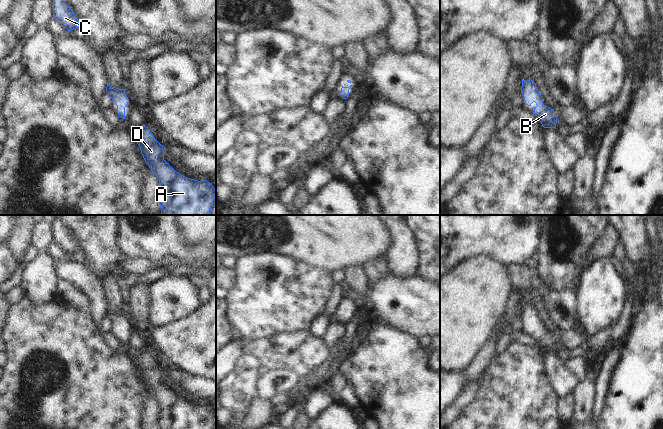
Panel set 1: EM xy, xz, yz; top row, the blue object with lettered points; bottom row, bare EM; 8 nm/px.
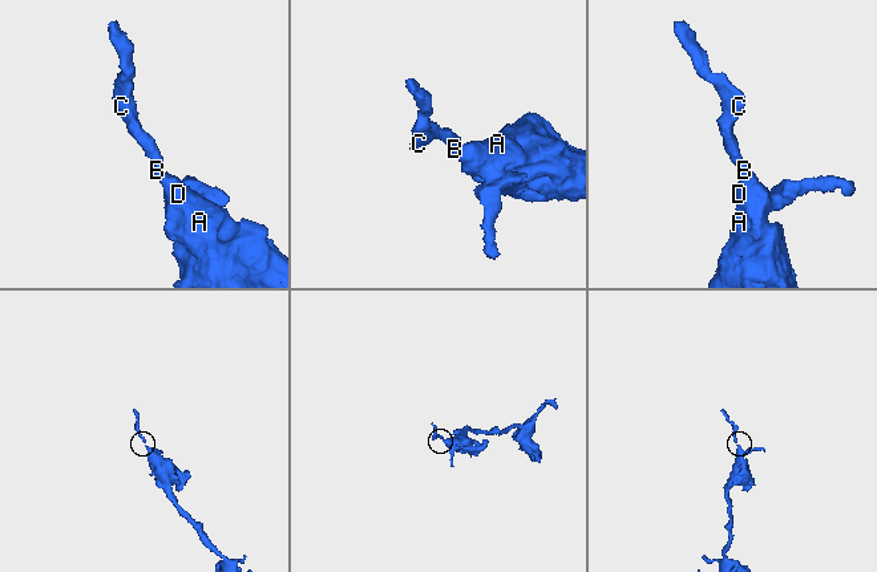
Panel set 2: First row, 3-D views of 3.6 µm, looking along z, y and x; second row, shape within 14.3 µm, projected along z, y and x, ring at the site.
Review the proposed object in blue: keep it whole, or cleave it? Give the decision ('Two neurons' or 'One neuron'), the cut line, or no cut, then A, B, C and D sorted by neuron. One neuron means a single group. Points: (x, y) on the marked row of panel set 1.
One neuron. No split. Groups: A B C D.

